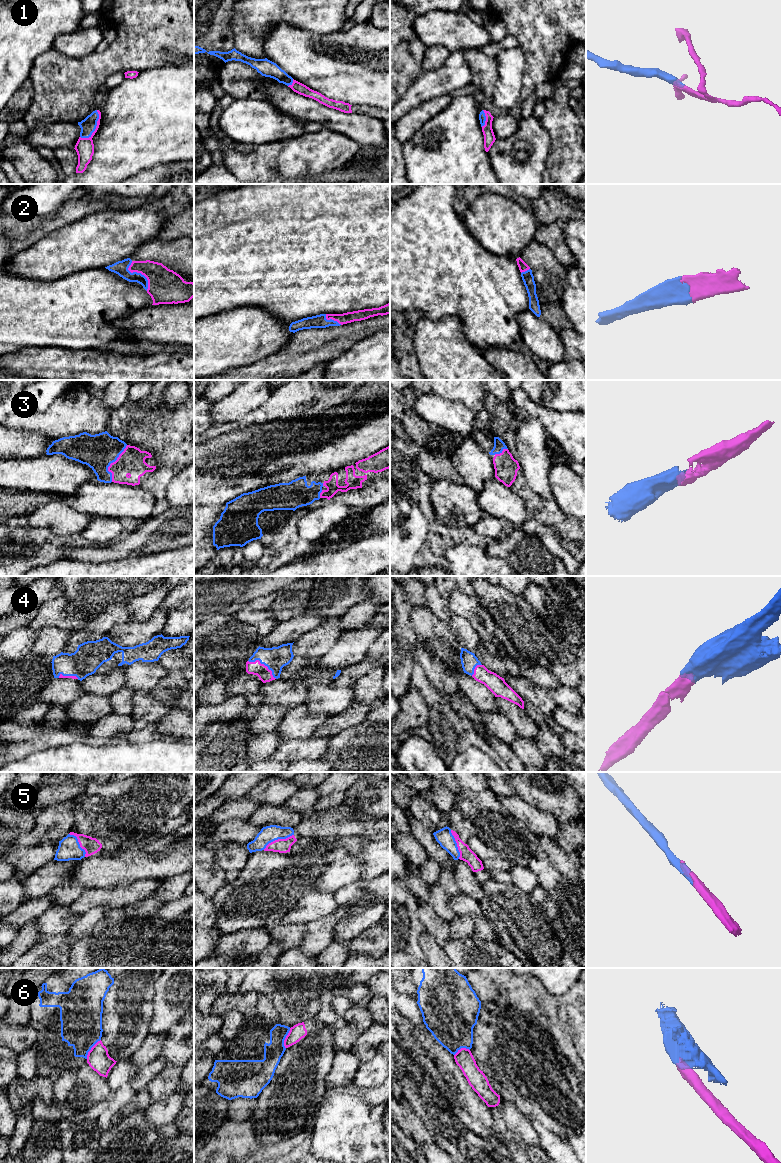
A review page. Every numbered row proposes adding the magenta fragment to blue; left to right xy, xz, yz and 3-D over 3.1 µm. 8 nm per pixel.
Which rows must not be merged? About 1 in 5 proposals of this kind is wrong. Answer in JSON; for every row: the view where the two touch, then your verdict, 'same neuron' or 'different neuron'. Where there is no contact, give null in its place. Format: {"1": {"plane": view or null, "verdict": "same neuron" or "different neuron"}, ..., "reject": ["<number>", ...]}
{"1": {"plane": "xy", "verdict": "same neuron"}, "2": {"plane": "xy", "verdict": "same neuron"}, "3": {"plane": "xy", "verdict": "same neuron"}, "4": {"plane": "xz", "verdict": "same neuron"}, "5": {"plane": "xz", "verdict": "same neuron"}, "6": {"plane": "xy", "verdict": "different neuron"}, "reject": ["6"]}

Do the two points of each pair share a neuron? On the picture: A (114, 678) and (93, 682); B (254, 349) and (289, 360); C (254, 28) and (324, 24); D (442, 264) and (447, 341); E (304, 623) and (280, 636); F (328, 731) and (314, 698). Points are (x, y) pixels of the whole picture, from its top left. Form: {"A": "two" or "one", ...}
{"A": "one", "B": "two", "C": "one", "D": "two", "E": "one", "F": "two"}

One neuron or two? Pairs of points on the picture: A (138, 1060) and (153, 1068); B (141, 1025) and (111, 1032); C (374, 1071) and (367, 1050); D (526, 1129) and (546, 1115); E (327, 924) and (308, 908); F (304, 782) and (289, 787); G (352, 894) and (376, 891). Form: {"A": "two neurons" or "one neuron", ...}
{"A": "two neurons", "B": "one neuron", "C": "two neurons", "D": "two neurons", "E": "two neurons", "F": "two neurons", "G": "one neuron"}

